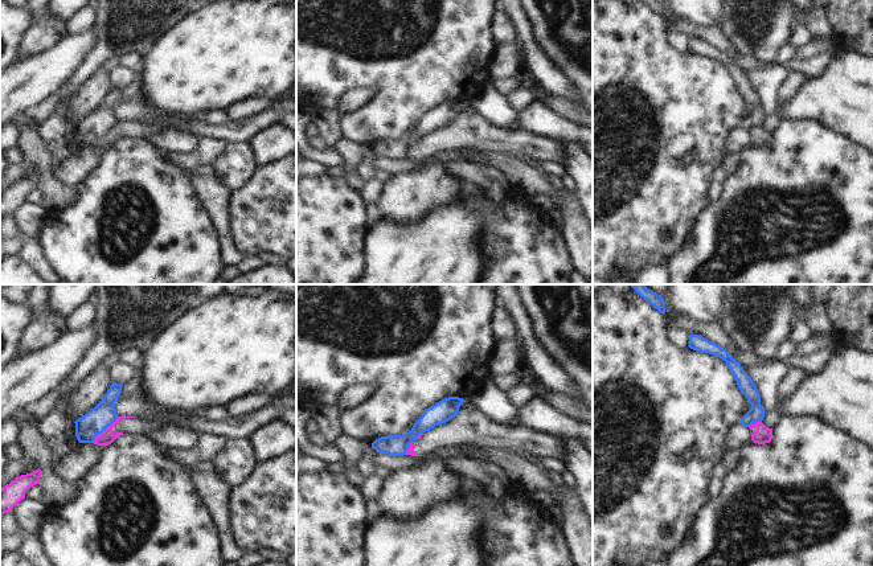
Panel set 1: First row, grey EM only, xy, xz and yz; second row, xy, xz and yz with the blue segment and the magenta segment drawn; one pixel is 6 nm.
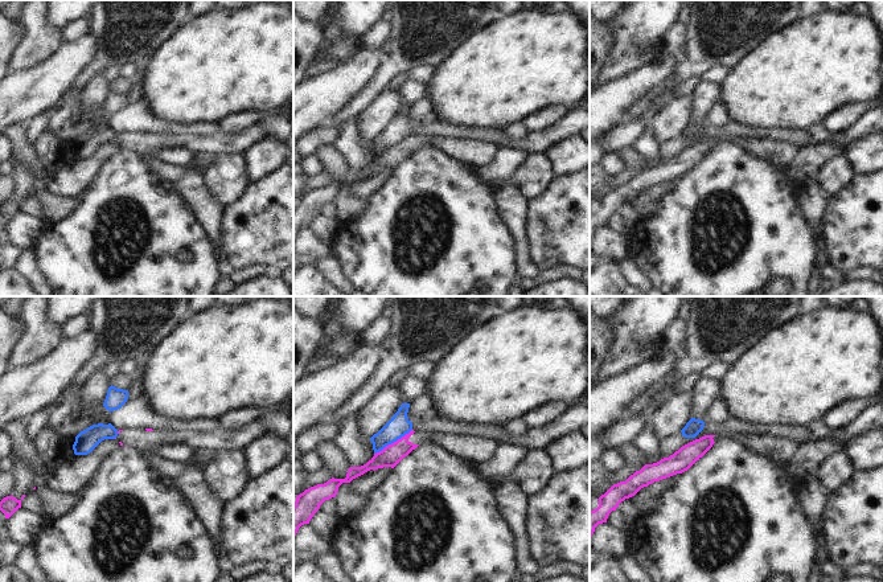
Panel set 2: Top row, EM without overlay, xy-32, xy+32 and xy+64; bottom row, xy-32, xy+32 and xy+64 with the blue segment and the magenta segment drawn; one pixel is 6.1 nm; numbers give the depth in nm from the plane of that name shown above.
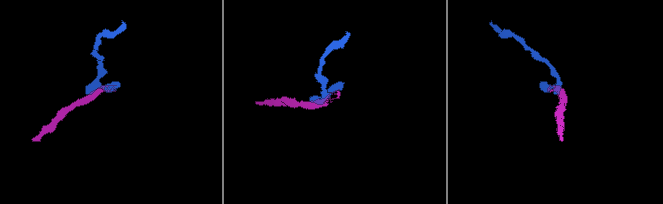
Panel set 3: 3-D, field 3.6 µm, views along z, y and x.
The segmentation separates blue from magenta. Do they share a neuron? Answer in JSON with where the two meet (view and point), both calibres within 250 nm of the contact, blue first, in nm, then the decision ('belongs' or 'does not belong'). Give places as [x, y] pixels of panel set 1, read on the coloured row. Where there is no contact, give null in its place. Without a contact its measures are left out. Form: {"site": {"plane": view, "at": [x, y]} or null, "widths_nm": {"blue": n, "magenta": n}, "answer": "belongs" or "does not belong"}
{"site": {"plane": "xy", "at": [105, 429]}, "widths_nm": {"blue": 150, "magenta": 90}, "answer": "does not belong"}

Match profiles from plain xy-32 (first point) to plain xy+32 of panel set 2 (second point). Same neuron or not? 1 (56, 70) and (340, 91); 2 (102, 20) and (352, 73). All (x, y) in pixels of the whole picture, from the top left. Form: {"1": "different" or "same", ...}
{"1": "same", "2": "different"}

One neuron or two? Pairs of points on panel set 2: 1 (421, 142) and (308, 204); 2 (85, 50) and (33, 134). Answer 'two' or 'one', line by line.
1: one
2: two

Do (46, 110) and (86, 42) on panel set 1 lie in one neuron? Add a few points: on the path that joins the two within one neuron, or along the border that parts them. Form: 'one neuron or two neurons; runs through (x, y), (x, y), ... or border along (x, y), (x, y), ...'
two neurons; border along (78, 69), (60, 90), (41, 101), (32, 110)

